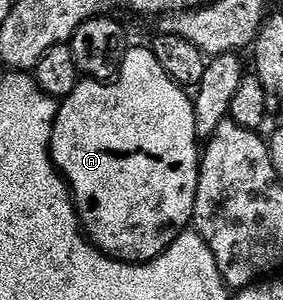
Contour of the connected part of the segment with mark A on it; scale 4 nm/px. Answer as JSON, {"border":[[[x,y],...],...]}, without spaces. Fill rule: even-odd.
{"border":[[[138,45],[124,56],[117,78],[108,82],[79,81],[78,87],[67,98],[61,99],[58,115],[54,121],[54,131],[50,137],[50,157],[54,159],[54,165],[58,167],[59,174],[66,179],[70,192],[74,196],[74,209],[78,212],[78,221],[86,237],[109,258],[115,258],[121,262],[151,262],[153,258],[163,254],[193,223],[200,169],[200,139],[196,132],[196,116],[188,109],[191,102],[191,95],[174,82],[172,76],[164,72],[164,68],[160,68],[160,60],[156,60],[153,49],[146,47],[145,50]],[[146,102],[154,102],[154,110],[158,113],[158,123],[155,124],[154,130],[146,130],[144,123],[137,122],[138,114],[146,114],[150,110]]]}

